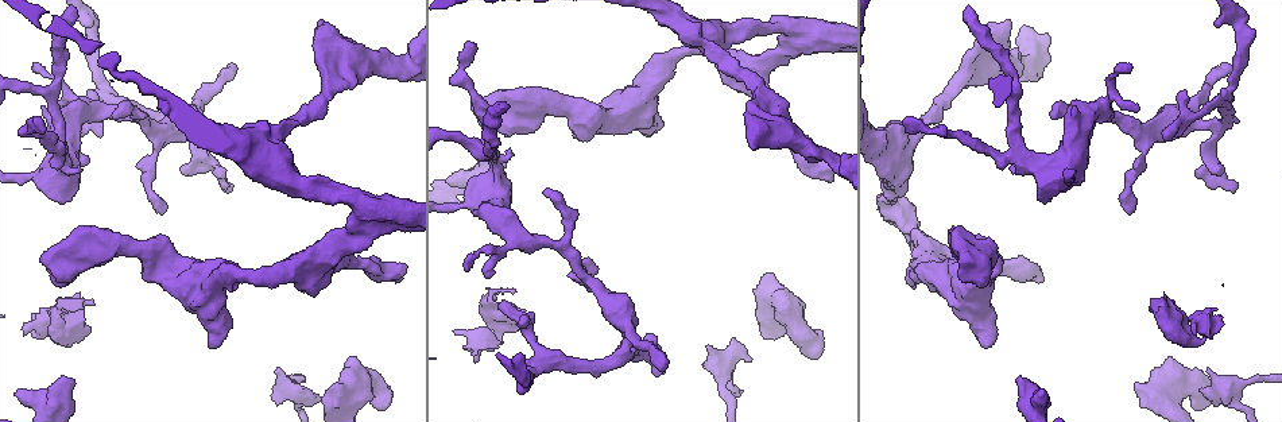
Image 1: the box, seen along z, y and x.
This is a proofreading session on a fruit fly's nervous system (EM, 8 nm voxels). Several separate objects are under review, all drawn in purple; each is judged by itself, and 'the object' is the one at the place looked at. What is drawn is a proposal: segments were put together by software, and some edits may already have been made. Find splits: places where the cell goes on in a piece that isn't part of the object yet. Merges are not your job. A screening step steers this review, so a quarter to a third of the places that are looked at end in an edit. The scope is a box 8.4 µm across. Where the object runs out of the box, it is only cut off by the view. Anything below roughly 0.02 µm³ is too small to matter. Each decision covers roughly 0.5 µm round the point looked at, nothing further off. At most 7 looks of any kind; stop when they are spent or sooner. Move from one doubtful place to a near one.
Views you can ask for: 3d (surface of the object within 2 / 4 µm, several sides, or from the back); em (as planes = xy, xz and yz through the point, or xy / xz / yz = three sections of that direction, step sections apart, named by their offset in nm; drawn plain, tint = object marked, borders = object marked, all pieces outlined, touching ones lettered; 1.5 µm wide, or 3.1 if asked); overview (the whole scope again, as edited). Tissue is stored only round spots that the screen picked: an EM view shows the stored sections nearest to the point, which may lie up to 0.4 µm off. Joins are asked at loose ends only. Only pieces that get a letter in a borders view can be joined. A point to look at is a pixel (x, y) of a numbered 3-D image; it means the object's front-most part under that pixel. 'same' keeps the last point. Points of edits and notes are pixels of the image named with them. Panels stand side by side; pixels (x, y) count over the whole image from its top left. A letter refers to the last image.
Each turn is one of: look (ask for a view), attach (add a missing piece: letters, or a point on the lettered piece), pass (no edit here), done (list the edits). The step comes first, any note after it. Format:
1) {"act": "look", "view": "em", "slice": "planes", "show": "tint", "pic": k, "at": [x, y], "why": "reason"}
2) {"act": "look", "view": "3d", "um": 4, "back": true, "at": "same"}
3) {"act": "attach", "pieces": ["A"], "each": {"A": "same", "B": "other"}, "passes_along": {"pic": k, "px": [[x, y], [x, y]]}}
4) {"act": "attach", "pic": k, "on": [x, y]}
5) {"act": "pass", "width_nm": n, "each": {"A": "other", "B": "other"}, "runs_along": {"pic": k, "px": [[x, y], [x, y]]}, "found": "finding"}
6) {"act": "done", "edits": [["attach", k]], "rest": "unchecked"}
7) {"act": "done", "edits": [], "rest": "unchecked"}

{"act": "look", "view": "3d", "um": 4, "pic": 1, "at": [185, 167], "why": "an open end"}

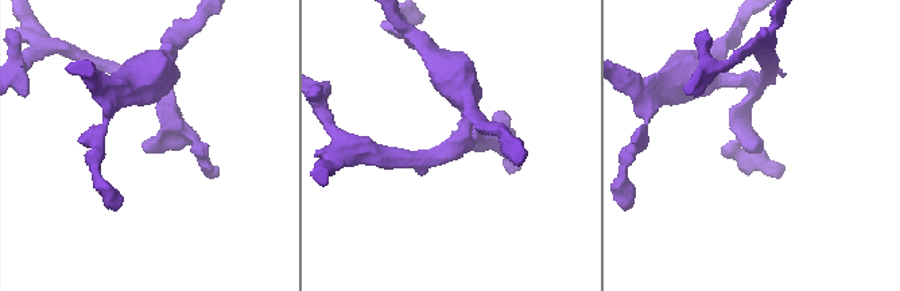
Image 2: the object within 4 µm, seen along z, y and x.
{"act": "look", "view": "em", "slice": "planes", "show": "borders", "pic": 2, "at": [760, 140], "why": "now the EM"}

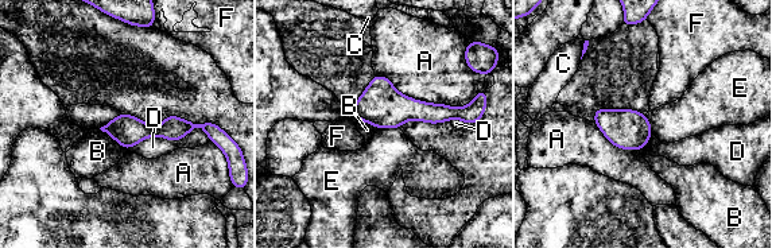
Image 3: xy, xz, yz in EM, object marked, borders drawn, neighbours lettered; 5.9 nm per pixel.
{"act": "pass", "width_nm": 180, "each": {"A": "other", "B": "other", "C": "other", "D": "other", "E": "other", "F": "other"}, "border": {"pic": 3, "px": [[399, 127], [380, 127], [377, 130]]}, "found": "no lettered piece goes on from it"}

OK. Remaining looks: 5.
{"act": "look", "view": "em", "slice": "planes", "show": "borders", "pic": 1, "at": [1130, 215], "why": "free end"}

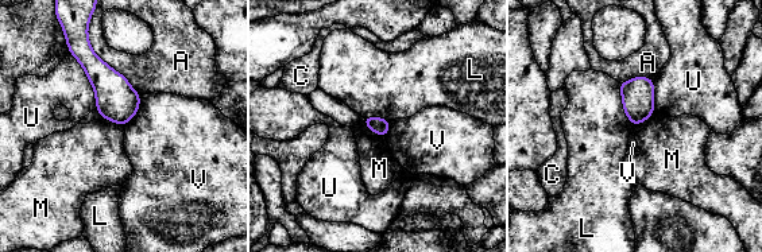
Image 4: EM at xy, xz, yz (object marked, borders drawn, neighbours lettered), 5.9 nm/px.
{"act": "pass", "each": {"A": "other", "C": "other", "L": "other", "M": "other", "U": "other", "V": "other"}, "border": {"pic": 4, "px": [[362, 123], [385, 138]]}, "found": "none of them fits"}

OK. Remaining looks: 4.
{"act": "look", "view": "em", "slice": "planes", "show": "borders", "pic": 1, "at": [314, 296], "why": "branch stops here"}

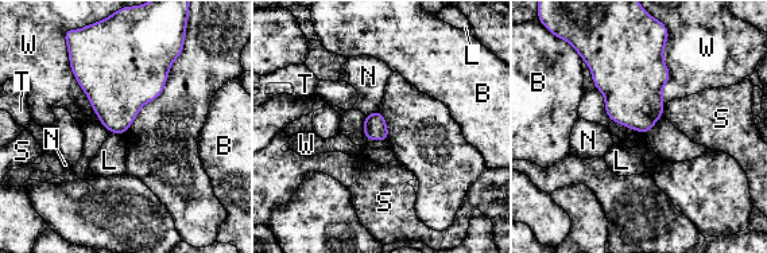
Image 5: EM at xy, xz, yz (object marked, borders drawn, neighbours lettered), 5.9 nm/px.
{"act": "pass", "each": {"B": "other", "L": "other", "N": "other", "S": "other", "T": "other", "W": "other"}, "found": "no lettered piece goes on from it"}

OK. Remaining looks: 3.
{"act": "done", "edits": [], "rest": "unchecked"}

